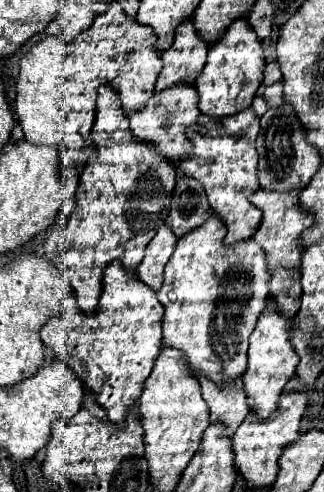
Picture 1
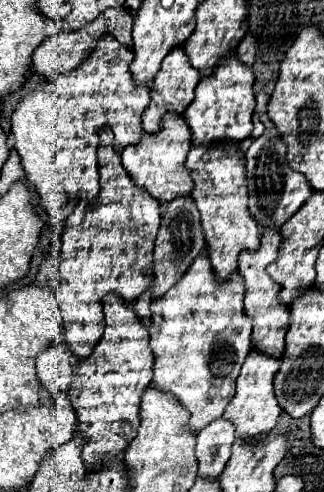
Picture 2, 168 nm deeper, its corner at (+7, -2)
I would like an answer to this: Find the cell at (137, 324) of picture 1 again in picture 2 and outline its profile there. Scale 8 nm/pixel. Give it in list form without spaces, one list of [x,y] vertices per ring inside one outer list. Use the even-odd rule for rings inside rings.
[[[115,292],[105,296],[105,332],[93,354],[79,358],[63,344],[49,344],[37,356],[37,378],[51,392],[65,392],[77,414],[79,432],[89,438],[83,446],[83,462],[87,470],[97,470],[101,458],[119,456],[137,434],[139,402],[143,390],[153,380],[153,352],[149,348],[147,326],[133,310],[133,302],[123,300]]]

